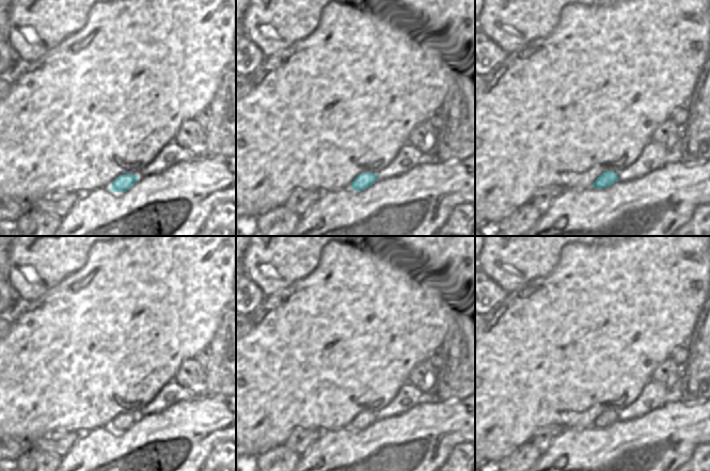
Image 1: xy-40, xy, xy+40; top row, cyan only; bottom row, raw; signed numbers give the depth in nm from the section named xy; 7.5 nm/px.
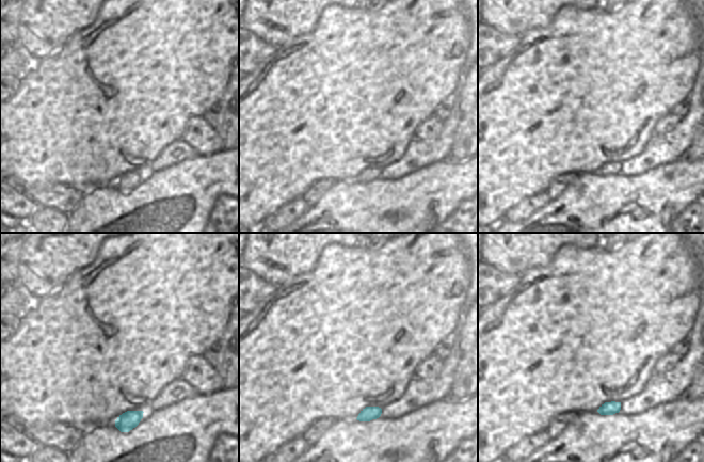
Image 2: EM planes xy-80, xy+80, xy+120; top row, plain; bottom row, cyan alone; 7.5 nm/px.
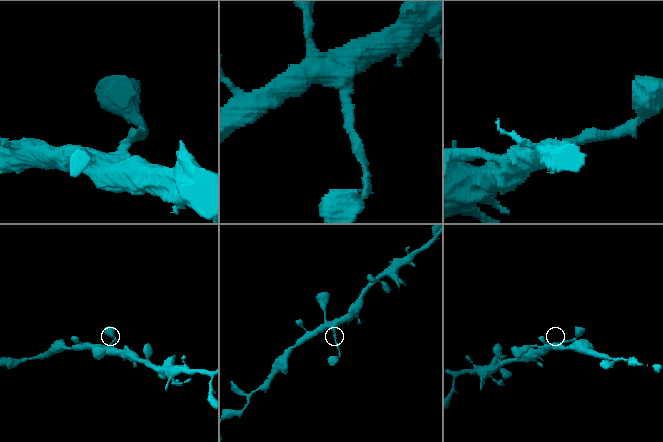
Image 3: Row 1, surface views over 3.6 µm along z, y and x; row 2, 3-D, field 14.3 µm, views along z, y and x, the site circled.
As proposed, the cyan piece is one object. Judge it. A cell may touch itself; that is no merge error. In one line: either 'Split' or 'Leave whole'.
Leave whole

